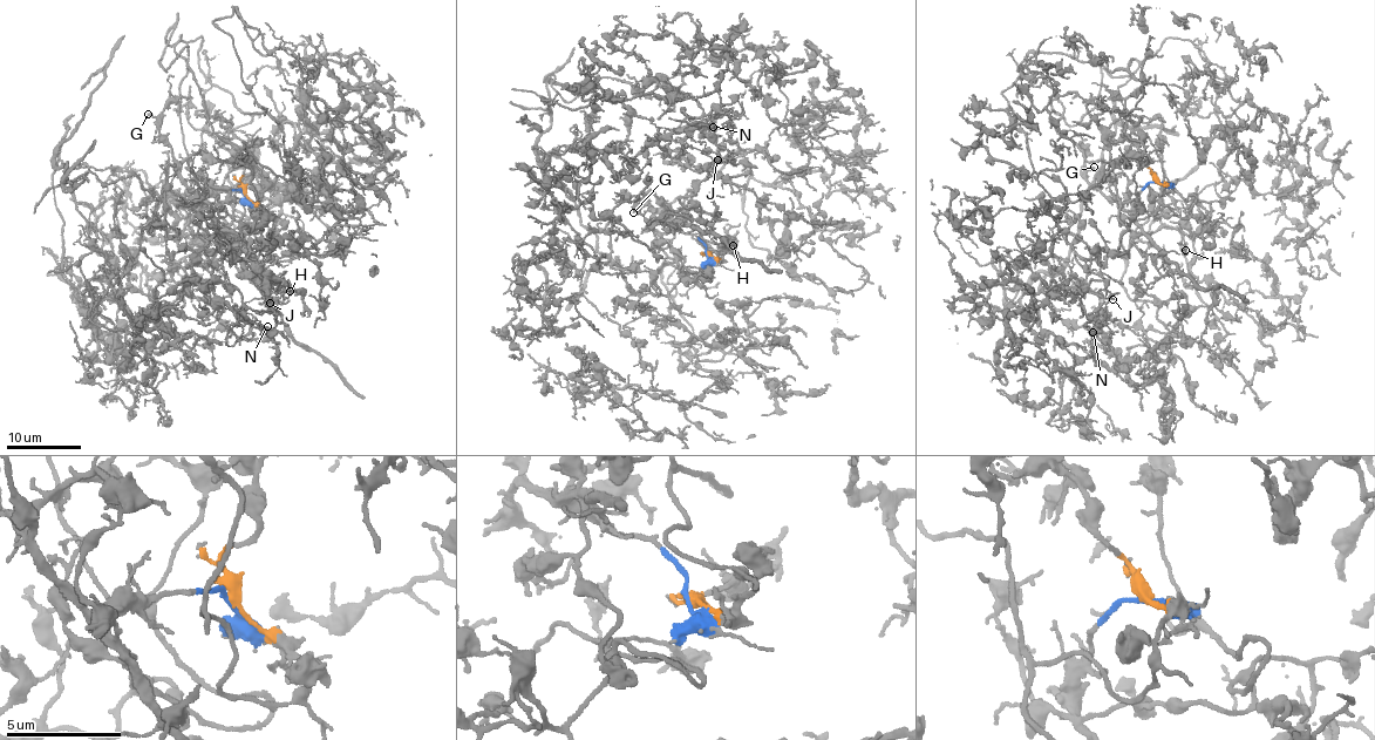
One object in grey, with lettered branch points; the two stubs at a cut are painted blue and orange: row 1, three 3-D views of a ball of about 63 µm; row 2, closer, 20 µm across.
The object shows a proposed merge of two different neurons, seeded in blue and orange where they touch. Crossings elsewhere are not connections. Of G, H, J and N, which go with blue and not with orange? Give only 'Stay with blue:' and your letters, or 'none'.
Stay with blue: G

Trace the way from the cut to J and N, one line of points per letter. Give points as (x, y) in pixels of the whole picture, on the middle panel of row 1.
J: (706, 255), (728, 248), (701, 235), (696, 203), (679, 198), (705, 181), (715, 151), (732, 156), (717, 160)
N: (706, 255), (728, 248), (679, 198), (708, 165), (666, 156), (657, 136), (713, 127)

